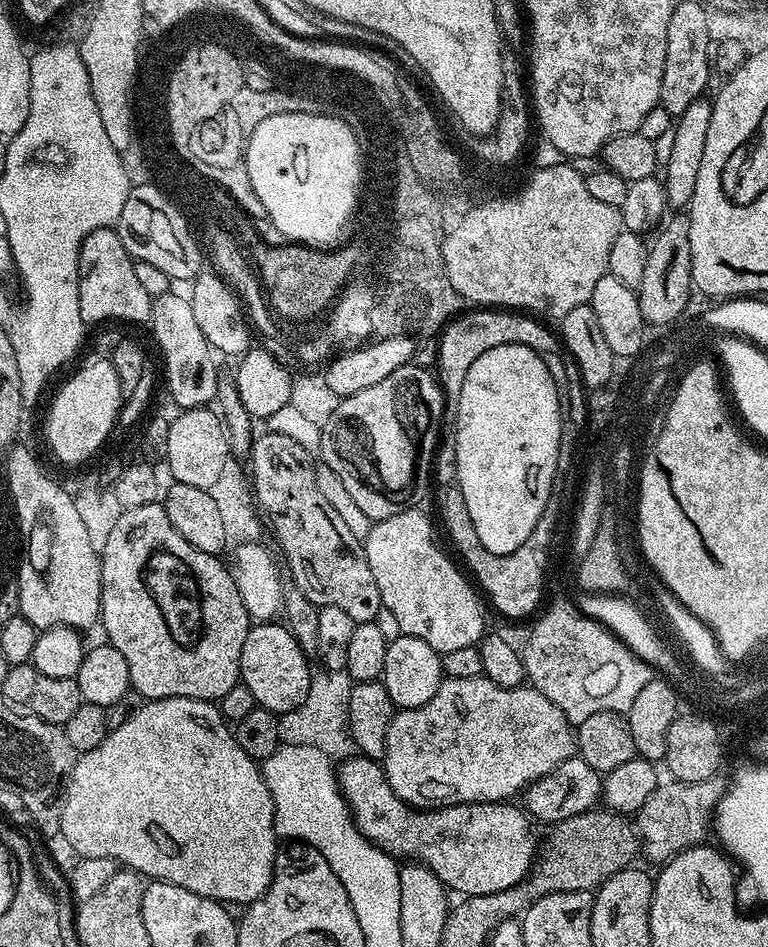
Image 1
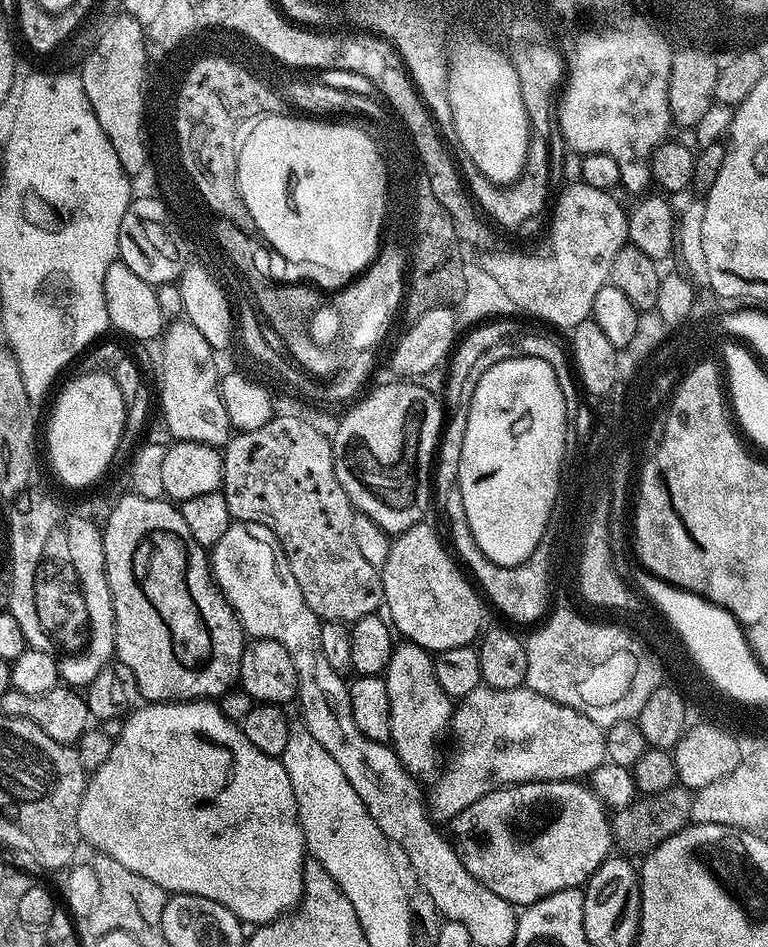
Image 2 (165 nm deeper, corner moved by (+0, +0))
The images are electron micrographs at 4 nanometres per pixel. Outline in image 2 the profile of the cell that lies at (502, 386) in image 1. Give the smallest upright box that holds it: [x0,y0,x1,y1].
[455,355,570,568]

